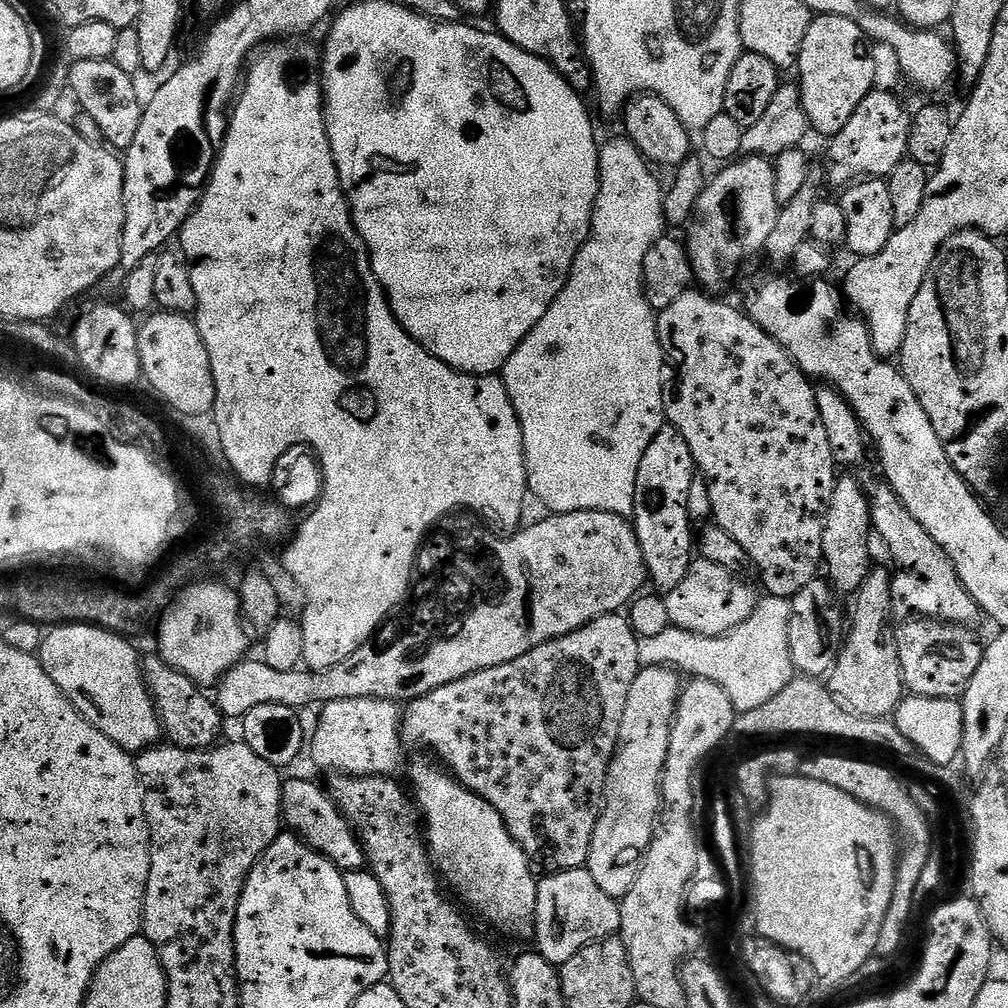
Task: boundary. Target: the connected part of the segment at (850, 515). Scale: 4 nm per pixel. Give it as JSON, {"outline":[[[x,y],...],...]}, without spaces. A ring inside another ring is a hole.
{"outline":[[[841,475],[834,486],[834,494],[830,498],[828,517],[822,538],[824,551],[823,567],[828,568],[827,579],[833,588],[841,593],[856,594],[868,576],[868,539],[873,539],[872,506],[868,503],[867,491],[852,476]]]}

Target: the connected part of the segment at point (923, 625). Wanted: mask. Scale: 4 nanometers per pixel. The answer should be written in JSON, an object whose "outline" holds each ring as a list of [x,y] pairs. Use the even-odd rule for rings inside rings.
{"outline":[[[913,618],[903,621],[896,628],[896,645],[905,689],[922,698],[955,700],[963,696],[985,650],[985,645],[976,641],[972,631],[971,627],[945,624],[943,620]]]}

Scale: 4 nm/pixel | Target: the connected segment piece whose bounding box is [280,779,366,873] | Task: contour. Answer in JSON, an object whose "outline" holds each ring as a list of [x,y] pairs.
{"outline":[[[312,780],[283,781],[280,814],[285,825],[288,824],[293,833],[305,844],[332,861],[341,872],[358,872],[365,867],[364,847],[356,836],[350,822],[342,815],[340,808],[334,803],[331,795],[323,787],[320,788]]]}

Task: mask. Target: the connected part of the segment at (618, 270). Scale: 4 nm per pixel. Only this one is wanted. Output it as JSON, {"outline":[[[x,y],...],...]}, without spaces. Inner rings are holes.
{"outline":[[[618,136],[599,147],[599,192],[592,212],[591,230],[586,243],[576,255],[571,274],[566,286],[558,294],[558,298],[542,314],[542,322],[534,326],[530,334],[510,354],[502,369],[502,379],[510,394],[510,402],[520,419],[522,426],[522,442],[524,443],[524,461],[528,471],[528,490],[533,497],[537,496],[548,507],[552,514],[562,512],[605,512],[618,514],[625,518],[631,517],[634,510],[634,490],[638,482],[638,466],[642,466],[642,454],[646,454],[646,446],[654,442],[654,434],[666,427],[664,419],[664,386],[666,383],[666,361],[664,351],[656,329],[657,313],[650,306],[644,295],[644,264],[646,254],[654,242],[660,240],[666,230],[664,218],[664,188],[652,174],[653,169],[643,155],[633,146],[627,137]]]}

